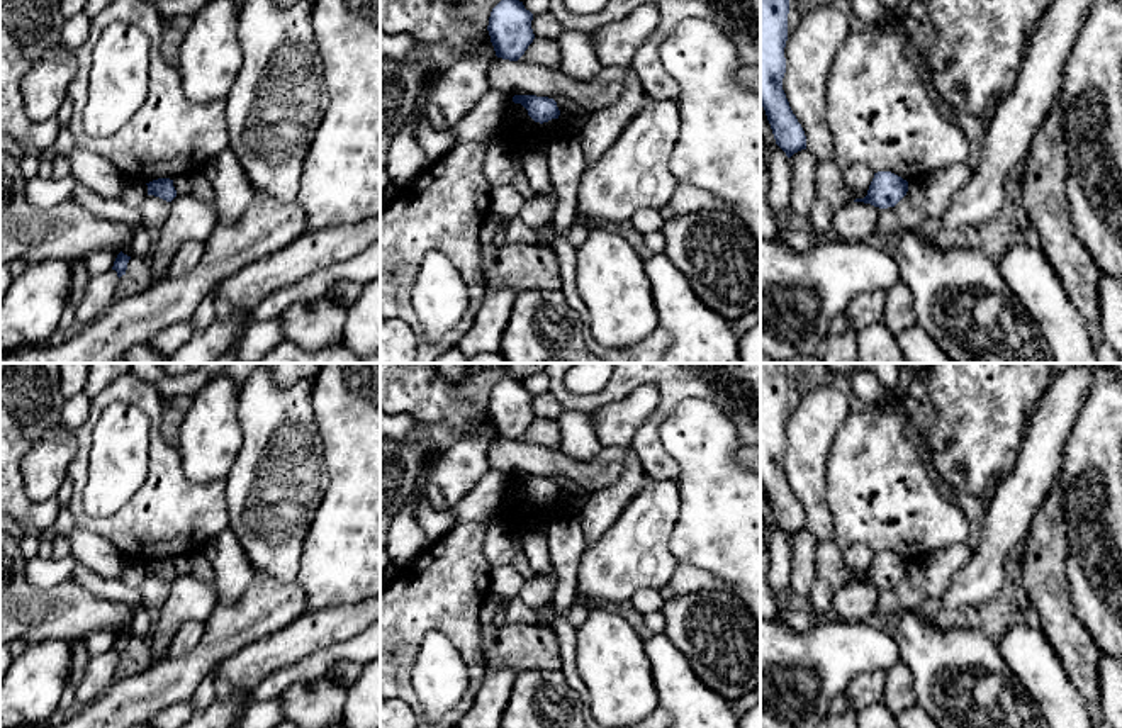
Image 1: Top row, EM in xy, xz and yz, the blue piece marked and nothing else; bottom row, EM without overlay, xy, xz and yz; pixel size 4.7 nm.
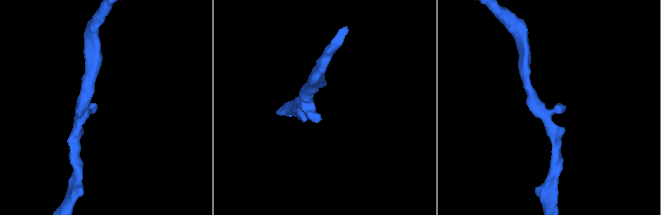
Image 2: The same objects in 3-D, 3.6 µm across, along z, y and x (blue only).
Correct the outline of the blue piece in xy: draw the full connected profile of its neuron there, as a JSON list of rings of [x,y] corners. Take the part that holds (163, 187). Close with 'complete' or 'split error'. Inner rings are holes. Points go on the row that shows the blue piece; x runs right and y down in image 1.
[[[158,178],[146,185],[148,185],[148,195],[160,197],[166,202],[171,202],[177,197],[173,180],[170,180],[170,178]]]; complete

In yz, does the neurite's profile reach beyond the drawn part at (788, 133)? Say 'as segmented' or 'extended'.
as segmented

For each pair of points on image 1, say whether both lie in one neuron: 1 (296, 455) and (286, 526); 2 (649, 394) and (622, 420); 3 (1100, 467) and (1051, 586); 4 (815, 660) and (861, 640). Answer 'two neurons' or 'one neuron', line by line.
1: one neuron
2: one neuron
3: two neurons
4: one neuron

